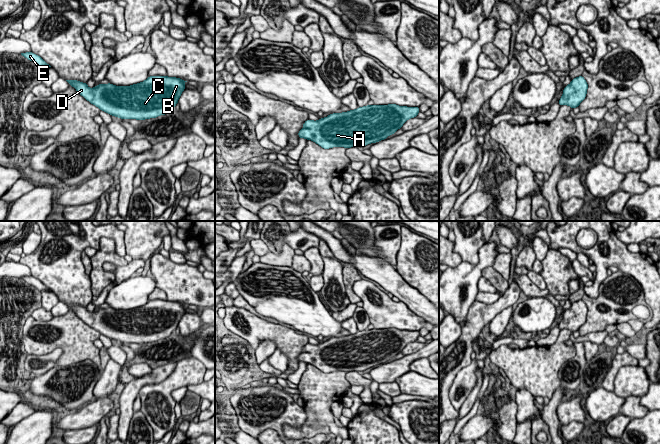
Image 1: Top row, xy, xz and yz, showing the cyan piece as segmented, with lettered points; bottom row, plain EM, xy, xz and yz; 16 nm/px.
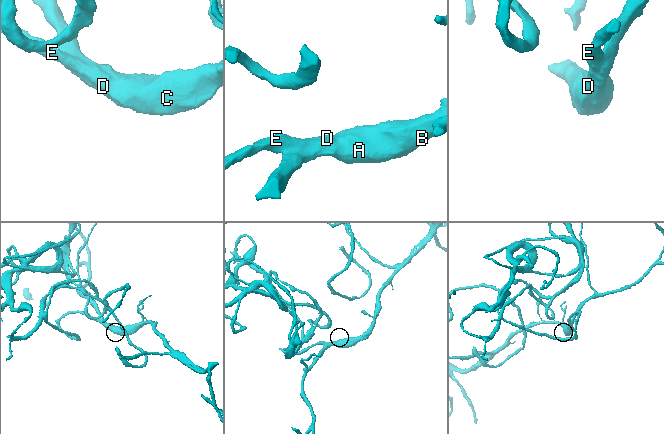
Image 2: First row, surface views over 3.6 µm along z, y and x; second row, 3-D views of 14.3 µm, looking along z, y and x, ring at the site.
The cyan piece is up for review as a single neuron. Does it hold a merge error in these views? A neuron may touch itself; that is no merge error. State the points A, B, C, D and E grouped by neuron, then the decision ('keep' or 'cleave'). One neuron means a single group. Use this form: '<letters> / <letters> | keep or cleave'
A B C D E | keep

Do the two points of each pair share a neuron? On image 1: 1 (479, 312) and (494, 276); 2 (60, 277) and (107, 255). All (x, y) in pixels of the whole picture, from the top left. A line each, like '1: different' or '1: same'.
1: different
2: different

